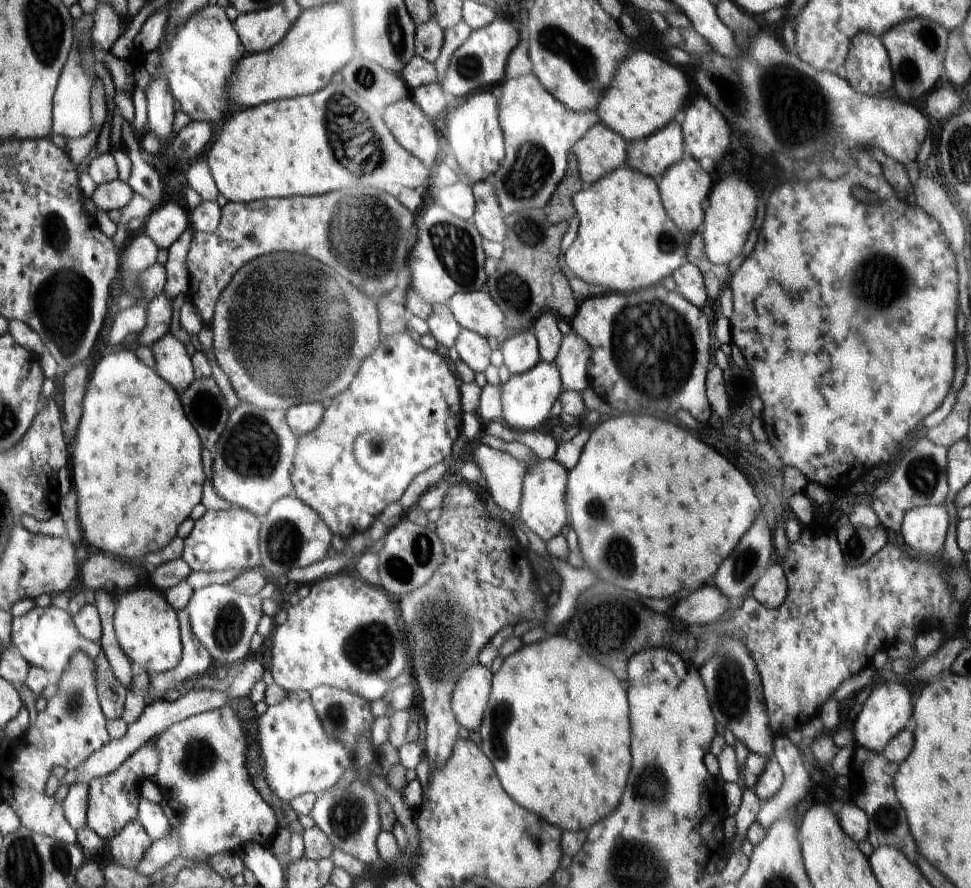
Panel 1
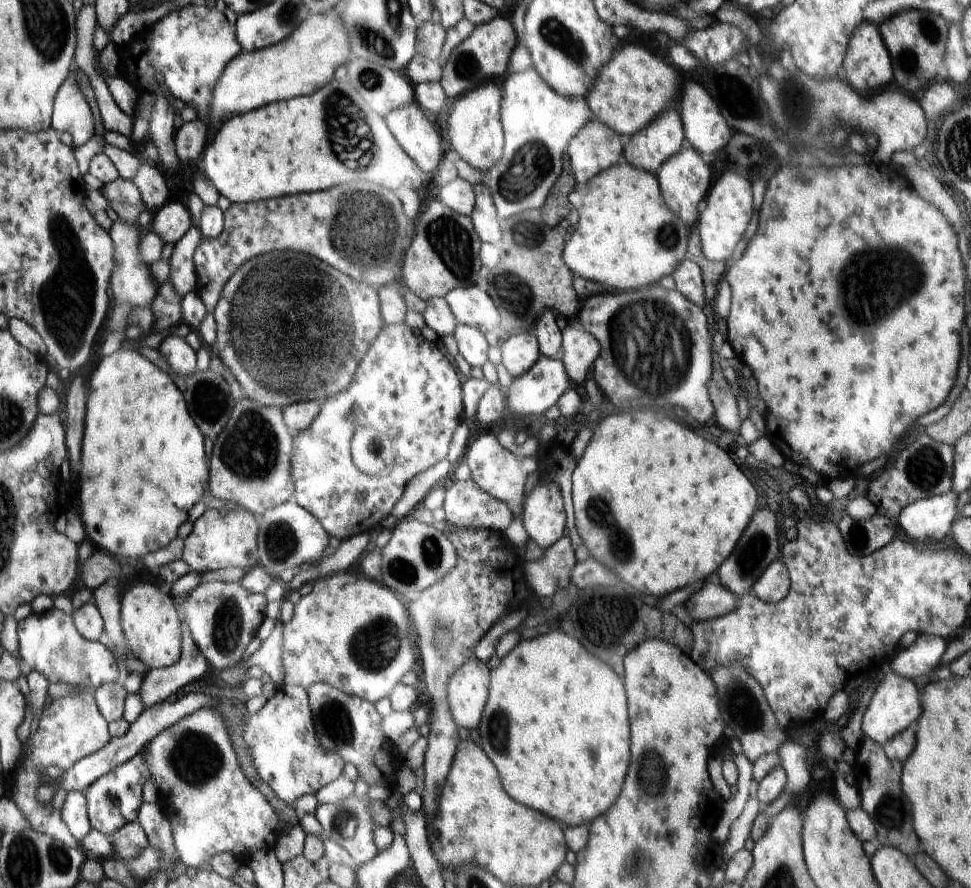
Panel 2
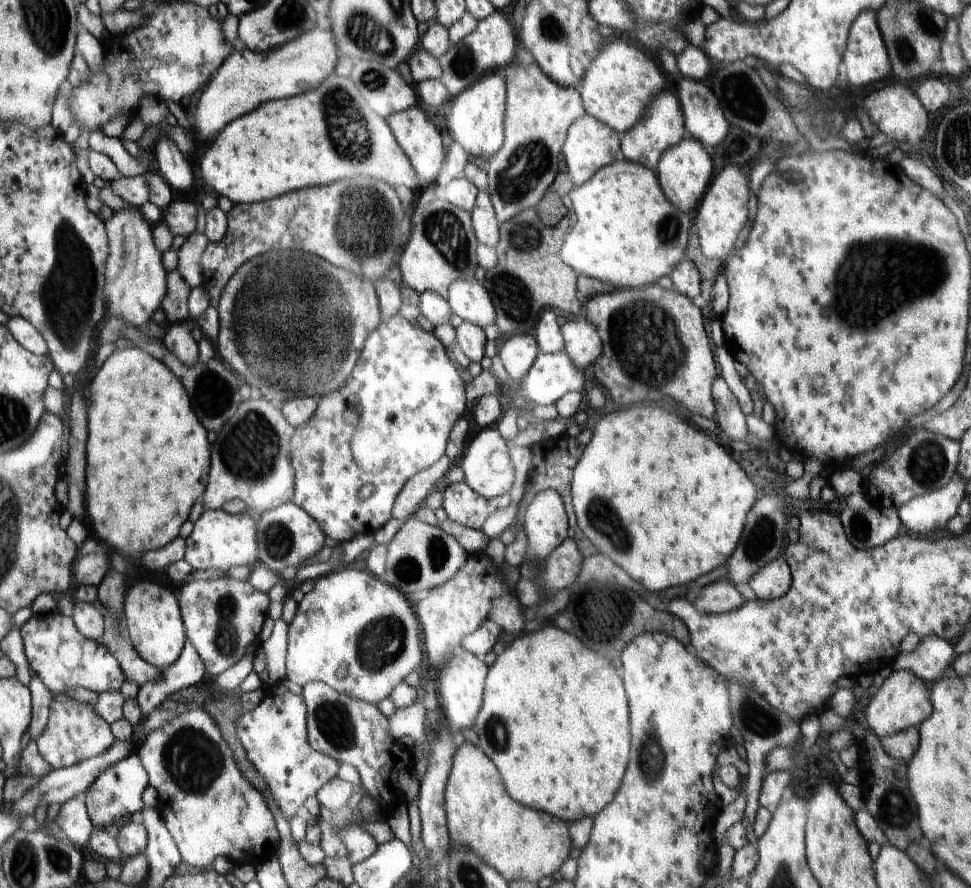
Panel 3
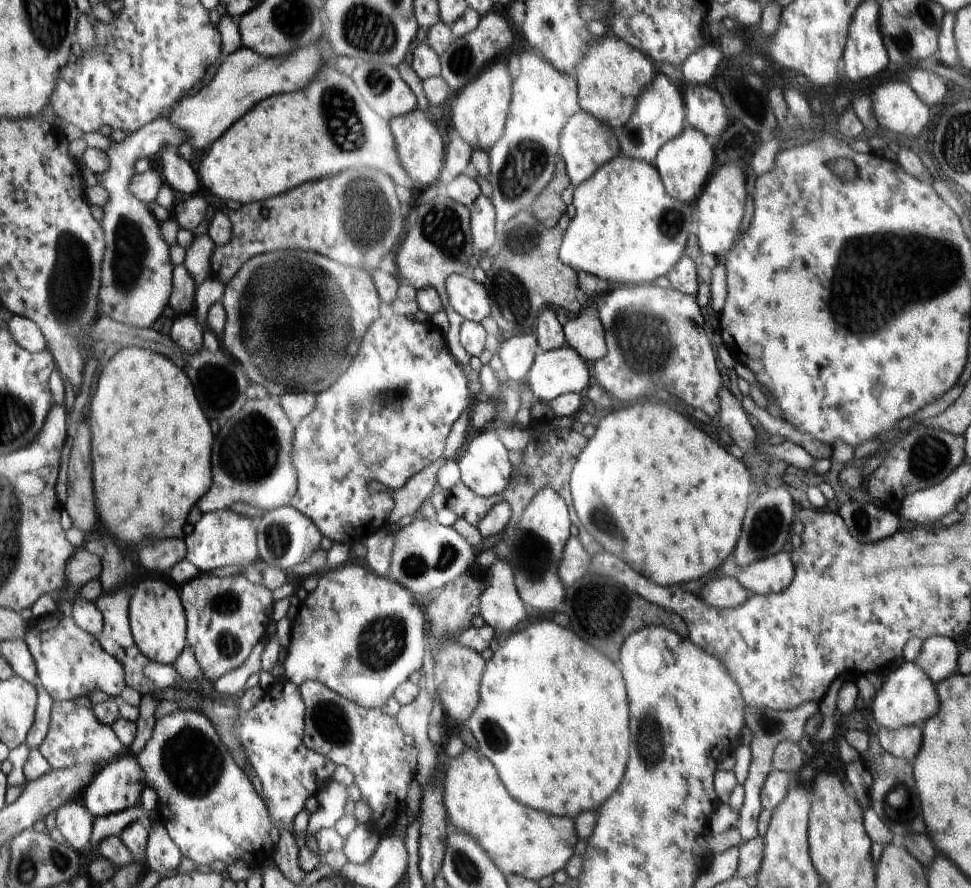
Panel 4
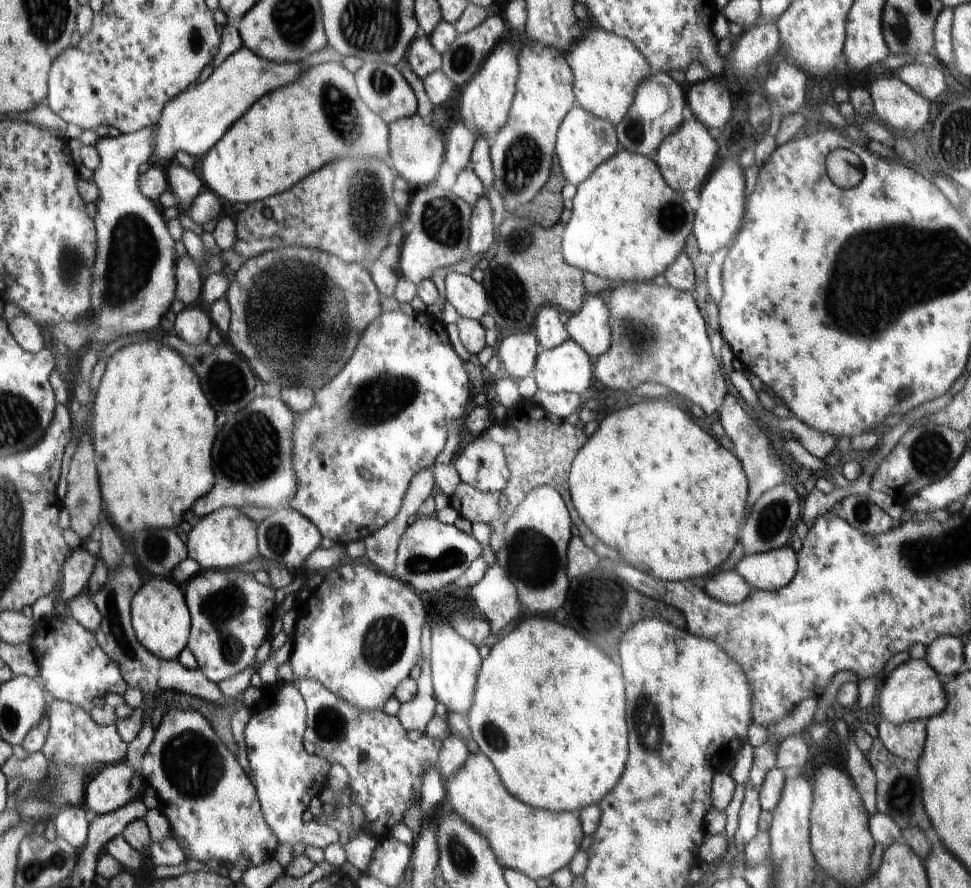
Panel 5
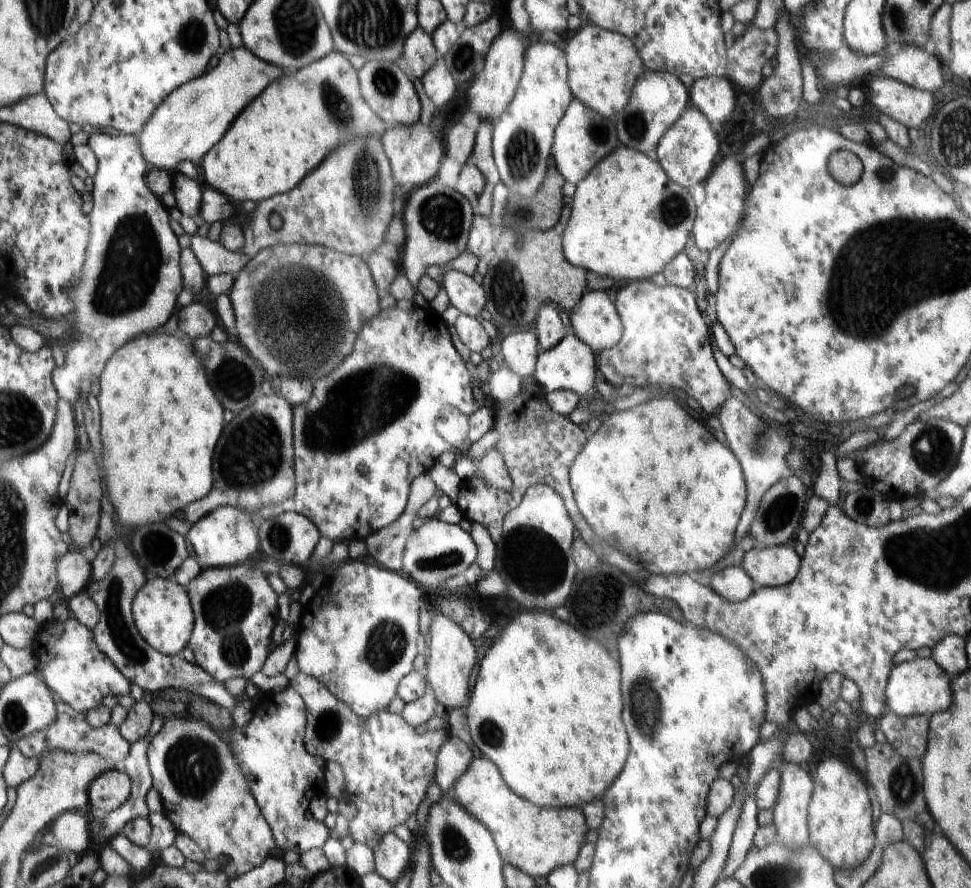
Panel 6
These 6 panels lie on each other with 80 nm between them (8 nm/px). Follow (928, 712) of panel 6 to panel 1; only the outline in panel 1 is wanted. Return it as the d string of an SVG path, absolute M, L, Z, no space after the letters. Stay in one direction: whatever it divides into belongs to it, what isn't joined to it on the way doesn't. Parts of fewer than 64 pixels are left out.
M900 680L886 681L880 684L868 696L862 710L858 712L853 720L853 734L855 736L855 746L860 746L871 750L873 753L882 753L886 746L896 738L913 716L912 700L910 692Z

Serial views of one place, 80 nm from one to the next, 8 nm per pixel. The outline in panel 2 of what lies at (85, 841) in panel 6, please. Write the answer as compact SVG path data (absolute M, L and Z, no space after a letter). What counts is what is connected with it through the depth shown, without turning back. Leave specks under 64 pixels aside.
M70 791L67 794L61 816L78 842L92 830L87 815L87 800L82 791Z

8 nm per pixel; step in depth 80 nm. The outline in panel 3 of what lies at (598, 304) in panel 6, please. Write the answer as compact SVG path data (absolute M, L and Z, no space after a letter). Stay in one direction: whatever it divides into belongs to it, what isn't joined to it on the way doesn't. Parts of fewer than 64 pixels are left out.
M584 316L570 320L561 327L563 350L583 372L583 368L595 364L604 354L604 341L597 328Z

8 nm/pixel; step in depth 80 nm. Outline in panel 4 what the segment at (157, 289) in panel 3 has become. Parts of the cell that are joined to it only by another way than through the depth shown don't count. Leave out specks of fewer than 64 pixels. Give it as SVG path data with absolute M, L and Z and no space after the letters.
M161 117L156 118L153 122L148 123L144 127L140 127L137 131L134 131L132 136L128 137L121 143L116 144L116 146L111 150L108 151L107 154L110 159L110 166L109 169L105 172L104 175L100 176L100 185L102 185L109 194L110 200L103 206L104 210L104 218L102 220L102 228L106 233L106 248L108 249L105 254L105 262L102 263L102 286L100 290L100 299L101 299L101 309L104 315L110 317L112 322L127 324L130 326L135 326L136 328L152 328L153 323L160 318L162 315L162 311L164 308L169 304L170 293L172 292L172 271L174 270L174 265L170 260L170 253L169 253L169 244L164 242L164 239L161 235L161 230L158 228L158 222L154 220L154 216L150 214L150 210L148 210L148 206L146 206L145 202L142 200L138 200L133 194L132 190L130 190L130 184L132 184L132 178L134 176L134 160L136 158L140 158L140 156L148 158L152 156L152 154L160 154L160 151L163 149L165 145L174 145L178 148L181 144L186 141L185 134L175 127L174 123L171 123L167 118Z

